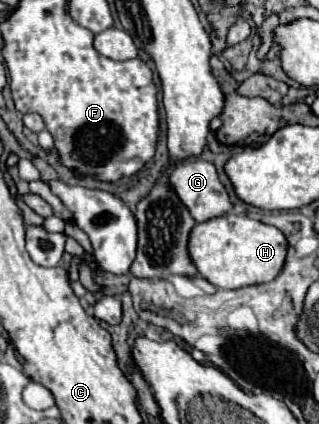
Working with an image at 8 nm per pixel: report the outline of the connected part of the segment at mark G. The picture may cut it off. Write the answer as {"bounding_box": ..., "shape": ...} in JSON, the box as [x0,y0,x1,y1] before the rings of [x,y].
{"bounding_box":[170,159,232,223],"shape":[[[190,159],[186,163],[180,163],[172,175],[170,175],[170,185],[172,189],[178,193],[180,201],[188,207],[188,211],[192,213],[192,217],[202,223],[202,221],[208,221],[208,219],[214,219],[214,217],[222,217],[226,215],[228,211],[232,211],[232,201],[230,201],[230,195],[226,191],[226,187],[220,183],[218,179],[218,171],[212,163],[208,161],[202,161],[202,159]]]}

